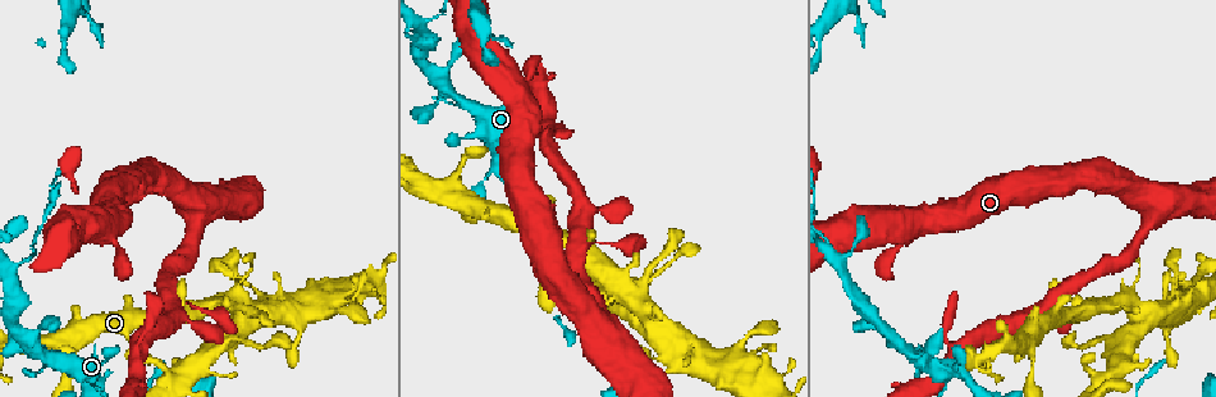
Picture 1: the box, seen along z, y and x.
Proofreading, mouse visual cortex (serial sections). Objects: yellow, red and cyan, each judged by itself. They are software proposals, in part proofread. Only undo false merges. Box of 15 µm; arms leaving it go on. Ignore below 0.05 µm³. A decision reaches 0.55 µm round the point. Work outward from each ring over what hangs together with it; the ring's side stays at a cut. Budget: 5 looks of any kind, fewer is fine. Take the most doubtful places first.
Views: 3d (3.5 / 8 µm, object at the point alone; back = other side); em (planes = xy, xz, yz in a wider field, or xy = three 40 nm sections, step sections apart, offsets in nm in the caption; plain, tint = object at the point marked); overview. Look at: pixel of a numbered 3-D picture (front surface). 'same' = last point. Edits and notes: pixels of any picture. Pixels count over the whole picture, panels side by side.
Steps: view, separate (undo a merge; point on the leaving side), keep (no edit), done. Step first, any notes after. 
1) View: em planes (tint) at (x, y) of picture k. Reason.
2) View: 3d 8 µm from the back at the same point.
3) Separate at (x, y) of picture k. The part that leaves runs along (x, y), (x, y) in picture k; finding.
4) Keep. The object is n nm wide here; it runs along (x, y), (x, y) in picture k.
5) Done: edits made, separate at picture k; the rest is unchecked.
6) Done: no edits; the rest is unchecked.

View: 3d 3.5 µm at (845, 268) of picture 1. Calibre changes.

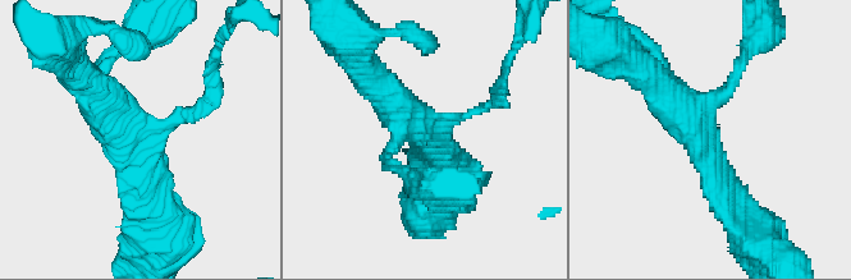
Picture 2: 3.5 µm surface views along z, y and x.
View: em planes (tint) at (154, 135) of picture 2. 3 arms meet here; the arms are 100, 300, 400 nm wide; now the EM.

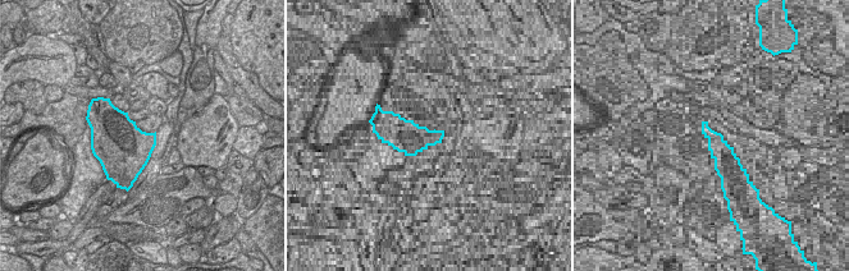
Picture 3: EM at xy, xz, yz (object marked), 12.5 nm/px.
Separate at (215, 90) of picture 2. The part that leaves runs along (181, 116), (216, 90), (224, 27) in picture 2; two cells meet here.

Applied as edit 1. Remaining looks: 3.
View: 3d 8 µm at (118, 267) of picture 1. Sharp bend.

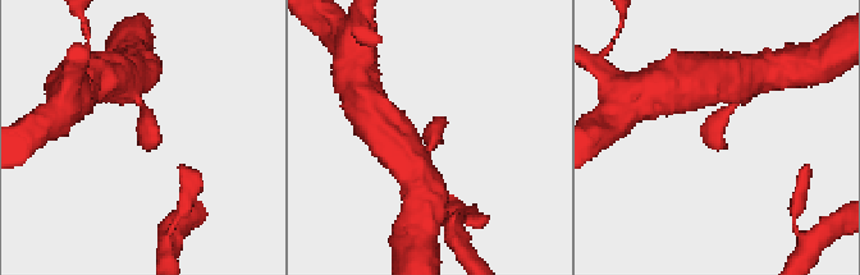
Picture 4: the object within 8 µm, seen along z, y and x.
View: 3d 3.5 µm at (433, 131) of picture 4.

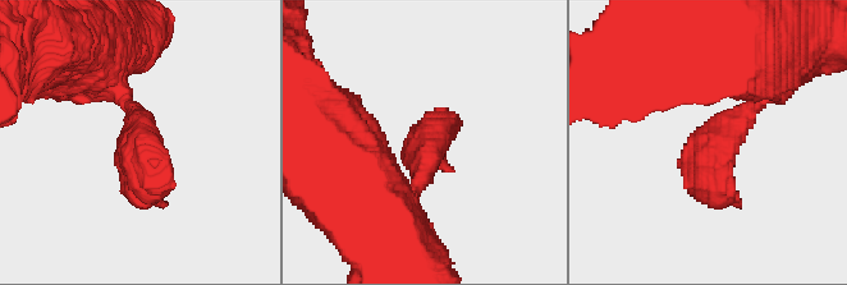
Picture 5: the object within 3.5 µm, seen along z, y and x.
View: em xy step 3 (tint) at (711, 163) of picture 5. Shape alone is not enough.

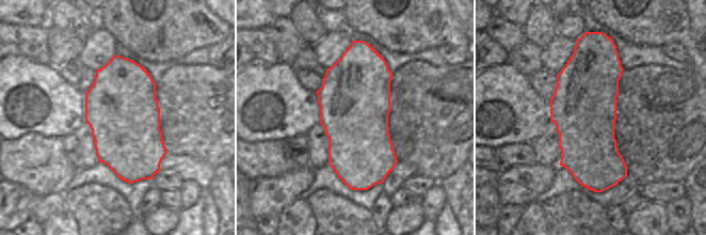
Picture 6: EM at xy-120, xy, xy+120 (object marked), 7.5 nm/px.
Keep. The object is 550 nm wide here; it runs along (120, 96), (140, 189), (163, 206) in picture 5; continuous, no second cell.

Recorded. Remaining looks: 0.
Done: edits made, separate at picture 2; the rest is unchecked.

